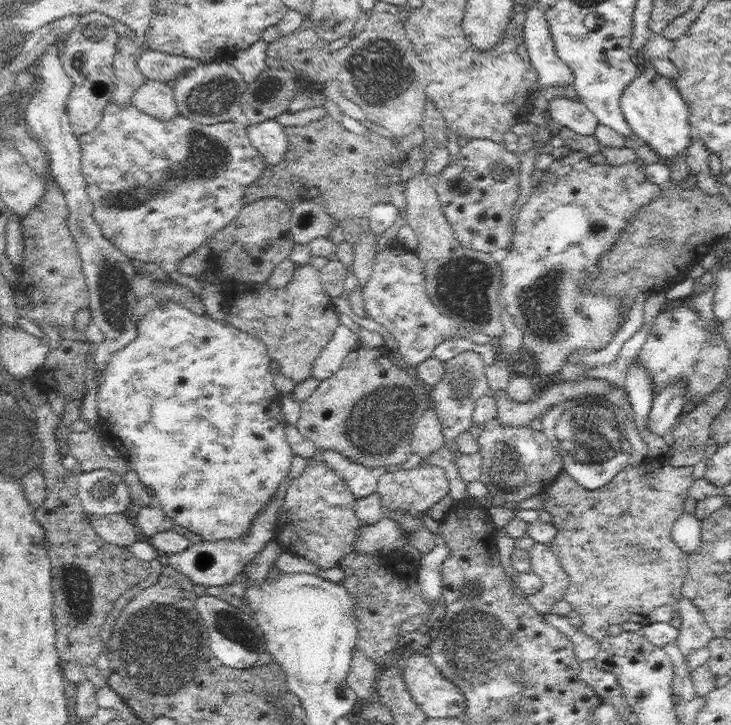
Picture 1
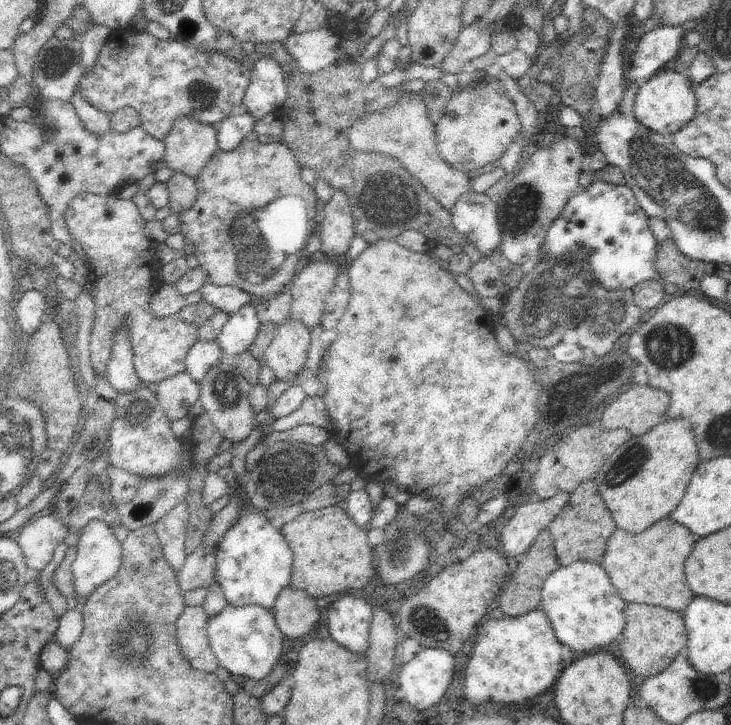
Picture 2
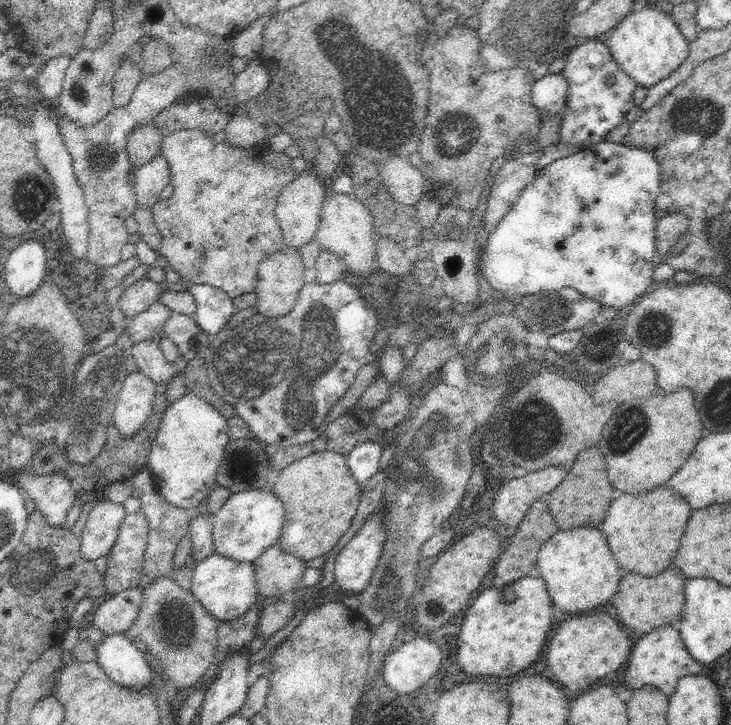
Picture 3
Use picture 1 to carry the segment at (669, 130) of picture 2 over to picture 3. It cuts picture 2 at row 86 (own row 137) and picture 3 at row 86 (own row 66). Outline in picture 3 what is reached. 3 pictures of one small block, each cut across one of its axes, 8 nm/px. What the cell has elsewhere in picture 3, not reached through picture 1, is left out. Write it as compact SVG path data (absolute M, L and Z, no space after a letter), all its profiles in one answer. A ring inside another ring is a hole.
M654 5L636 7L602 42L625 74L647 89L676 72L689 55L689 42L675 20Z

